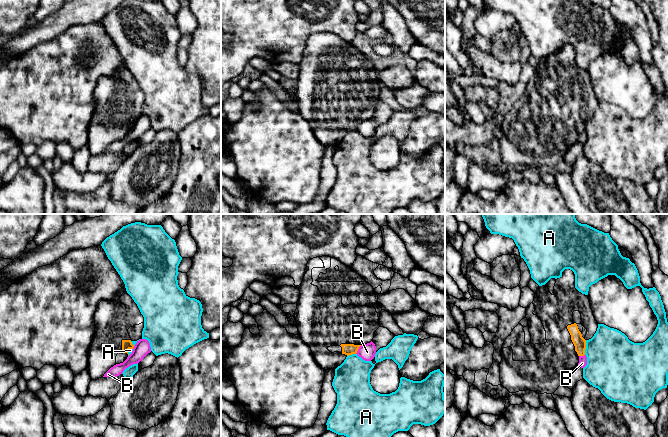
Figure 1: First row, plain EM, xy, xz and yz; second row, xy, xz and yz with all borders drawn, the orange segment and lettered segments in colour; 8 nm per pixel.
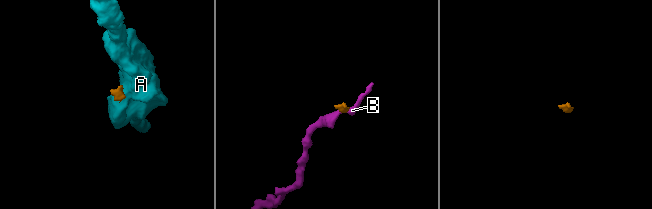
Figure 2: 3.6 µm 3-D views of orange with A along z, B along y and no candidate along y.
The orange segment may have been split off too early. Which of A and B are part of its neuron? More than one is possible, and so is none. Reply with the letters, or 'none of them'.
none of them

